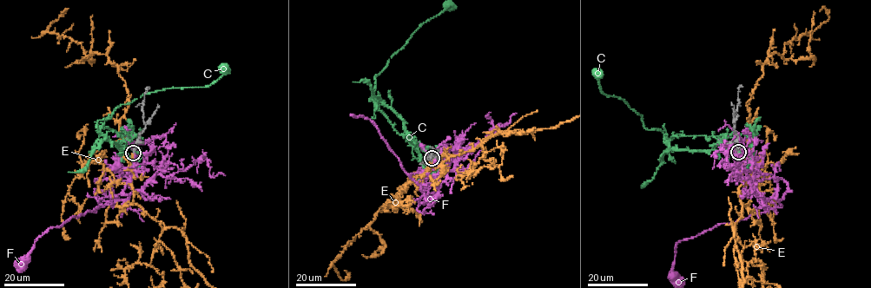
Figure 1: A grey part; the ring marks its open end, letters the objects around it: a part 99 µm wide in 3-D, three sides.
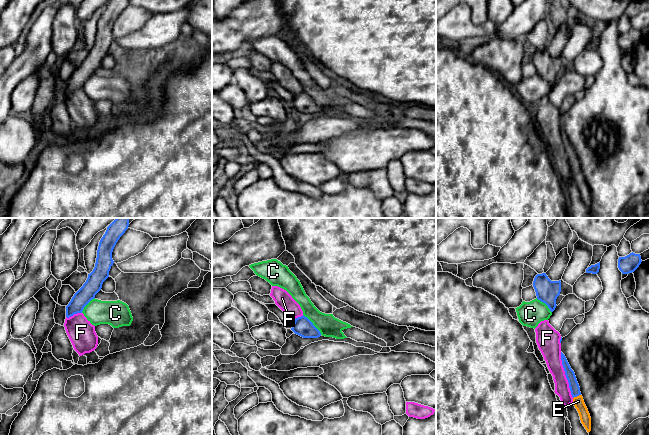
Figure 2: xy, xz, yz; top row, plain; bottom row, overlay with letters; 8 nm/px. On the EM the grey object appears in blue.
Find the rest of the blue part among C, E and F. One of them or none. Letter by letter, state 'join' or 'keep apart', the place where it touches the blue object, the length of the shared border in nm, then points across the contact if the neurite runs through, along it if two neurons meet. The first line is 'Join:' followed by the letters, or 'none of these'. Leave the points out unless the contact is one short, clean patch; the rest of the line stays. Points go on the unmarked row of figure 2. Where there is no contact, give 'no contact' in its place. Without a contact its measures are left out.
Join: E
C: keep apart | xz (312, 100) | 220 nm | along xz (303, 90), (321, 110)
E: join | yz (576, 172) | 70 nm | across yz (574, 163), (576, 172), (578, 177)
F: keep apart | yz (565, 150) | 380 nm

